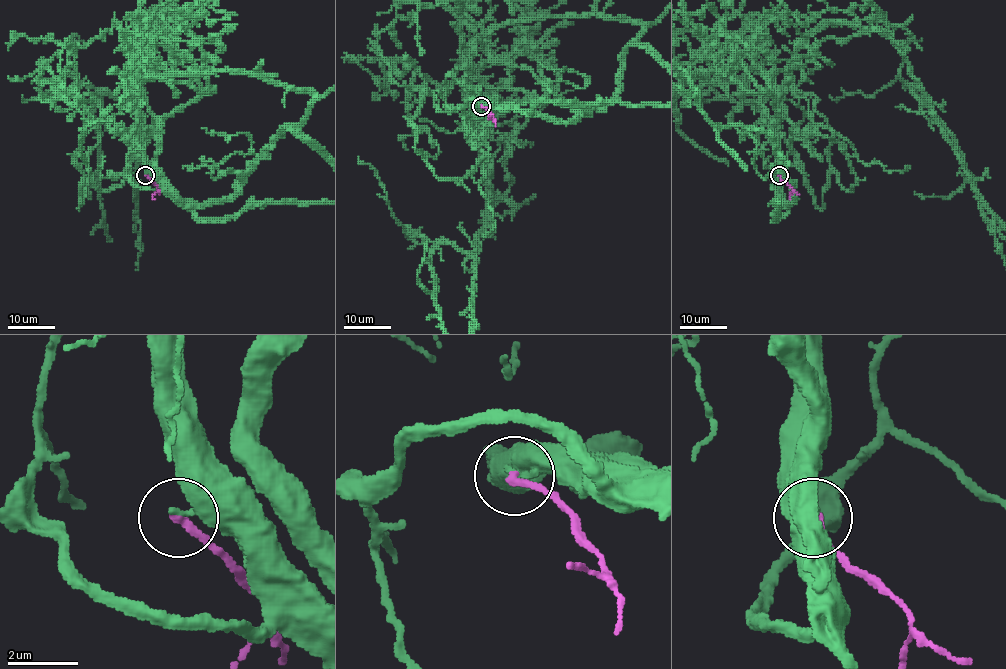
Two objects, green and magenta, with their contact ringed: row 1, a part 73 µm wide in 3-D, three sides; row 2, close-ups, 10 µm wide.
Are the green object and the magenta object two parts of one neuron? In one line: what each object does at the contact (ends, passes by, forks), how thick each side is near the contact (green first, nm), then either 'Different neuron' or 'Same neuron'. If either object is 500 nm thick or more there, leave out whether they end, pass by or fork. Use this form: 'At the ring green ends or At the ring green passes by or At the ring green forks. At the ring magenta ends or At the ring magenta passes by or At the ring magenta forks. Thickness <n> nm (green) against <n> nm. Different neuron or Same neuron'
At the ring green ends. At the ring magenta ends. Thickness 240 nm (green) against 240 nm. Different neuron

